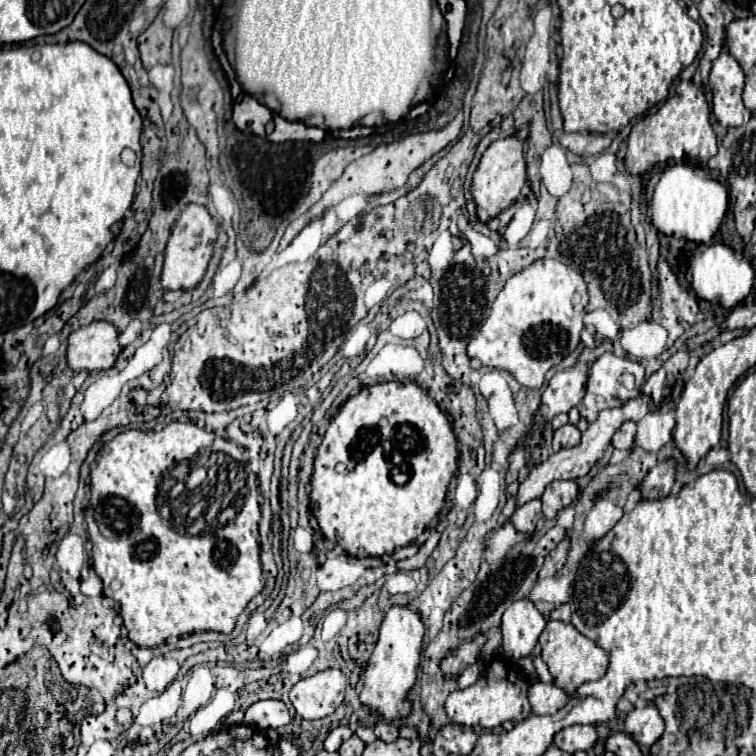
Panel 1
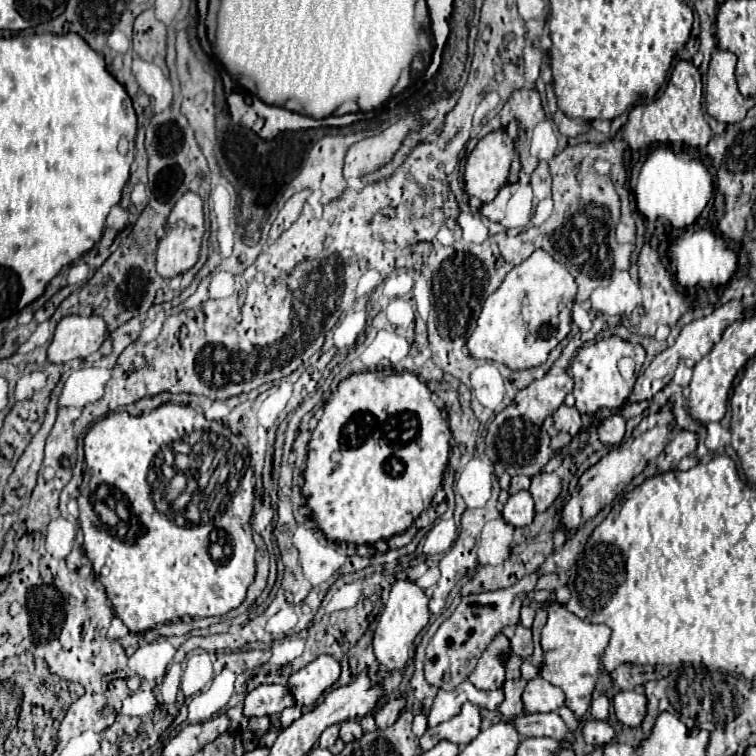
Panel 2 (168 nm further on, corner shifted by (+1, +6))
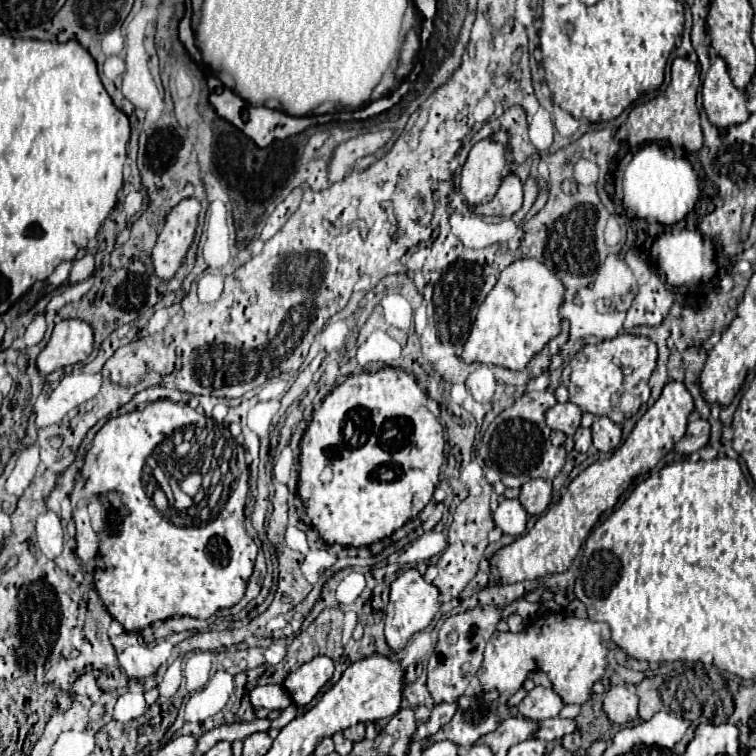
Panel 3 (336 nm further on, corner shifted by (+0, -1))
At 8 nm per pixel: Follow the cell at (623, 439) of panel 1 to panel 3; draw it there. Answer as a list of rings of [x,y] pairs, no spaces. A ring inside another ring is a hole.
[[[598,417],[592,431],[592,443],[598,451],[614,451],[622,441],[622,427],[616,425],[610,417]]]

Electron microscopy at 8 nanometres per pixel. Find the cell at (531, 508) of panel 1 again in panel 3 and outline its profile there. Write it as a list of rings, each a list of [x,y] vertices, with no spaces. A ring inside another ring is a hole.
[[[506,499],[494,511],[494,523],[506,535],[522,535],[526,531],[526,521],[528,513],[518,499]]]

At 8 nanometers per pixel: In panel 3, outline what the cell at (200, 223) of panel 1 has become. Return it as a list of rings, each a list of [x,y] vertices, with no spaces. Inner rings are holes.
[[[196,197],[182,199],[166,217],[164,229],[152,251],[152,263],[160,279],[172,279],[182,265],[198,227],[200,201]]]

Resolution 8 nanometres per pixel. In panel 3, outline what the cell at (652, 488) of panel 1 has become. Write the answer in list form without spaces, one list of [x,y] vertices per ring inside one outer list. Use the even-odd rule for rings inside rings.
[[[694,419],[688,423],[688,429],[684,433],[684,437],[674,445],[674,451],[678,455],[690,455],[700,451],[710,437],[710,425],[704,419]]]

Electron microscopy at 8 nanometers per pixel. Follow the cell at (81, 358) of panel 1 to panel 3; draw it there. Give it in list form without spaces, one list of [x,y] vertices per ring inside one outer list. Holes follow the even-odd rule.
[[[66,319],[60,321],[48,345],[38,355],[38,371],[42,375],[48,375],[56,369],[84,363],[90,353],[94,351],[94,333],[92,327],[80,319]]]

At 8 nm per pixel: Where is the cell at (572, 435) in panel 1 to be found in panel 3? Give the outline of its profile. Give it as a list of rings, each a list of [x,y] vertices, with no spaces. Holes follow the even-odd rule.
[[[556,403],[552,409],[546,413],[546,425],[550,429],[562,431],[564,435],[574,435],[576,429],[580,427],[580,417],[582,411],[574,403]]]

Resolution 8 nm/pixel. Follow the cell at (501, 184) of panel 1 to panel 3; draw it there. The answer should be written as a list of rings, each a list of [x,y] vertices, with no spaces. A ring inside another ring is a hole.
[[[494,139],[478,141],[460,173],[460,191],[470,205],[492,201],[506,169],[506,149]]]

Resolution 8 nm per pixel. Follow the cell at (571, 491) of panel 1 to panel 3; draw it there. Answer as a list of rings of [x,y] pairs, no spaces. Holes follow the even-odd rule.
[[[532,479],[522,485],[518,499],[530,515],[542,515],[552,501],[552,483],[544,479]]]

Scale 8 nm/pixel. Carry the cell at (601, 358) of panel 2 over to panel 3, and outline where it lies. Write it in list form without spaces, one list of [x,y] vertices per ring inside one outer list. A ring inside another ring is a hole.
[[[618,335],[596,345],[582,347],[562,371],[564,385],[570,391],[570,401],[584,413],[606,415],[614,423],[632,417],[644,401],[650,399],[648,377],[656,367],[656,345],[646,337]]]

